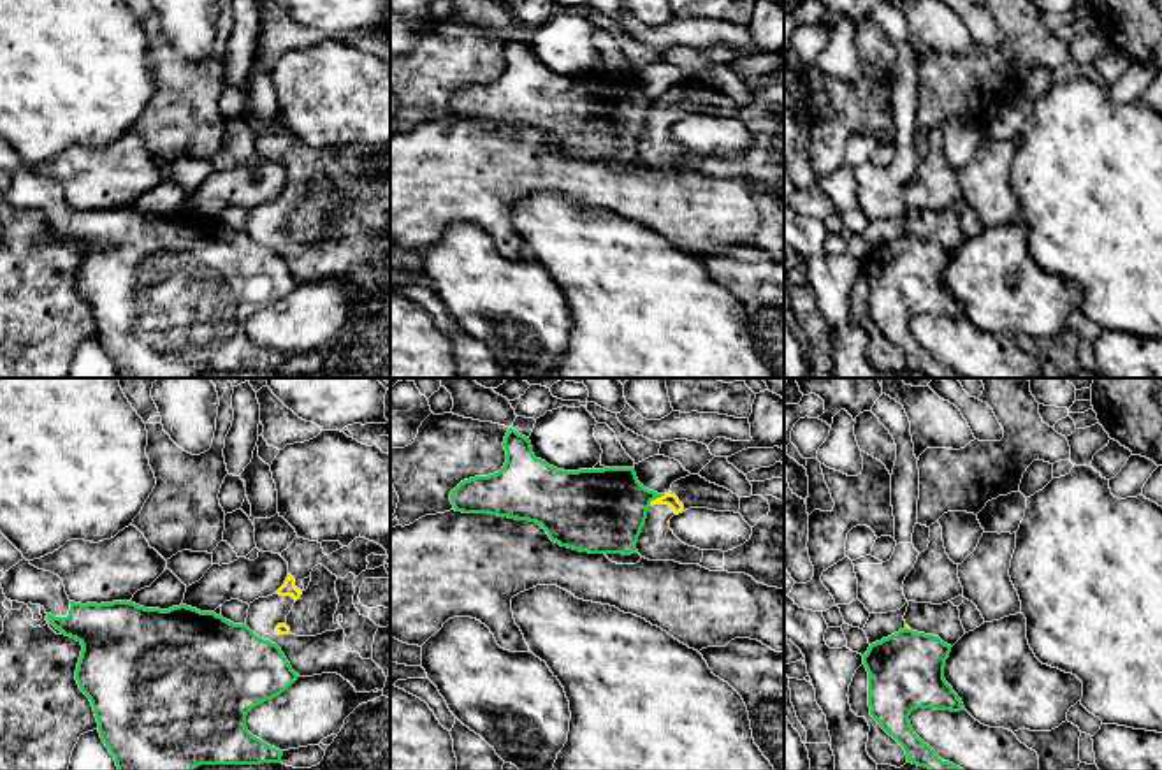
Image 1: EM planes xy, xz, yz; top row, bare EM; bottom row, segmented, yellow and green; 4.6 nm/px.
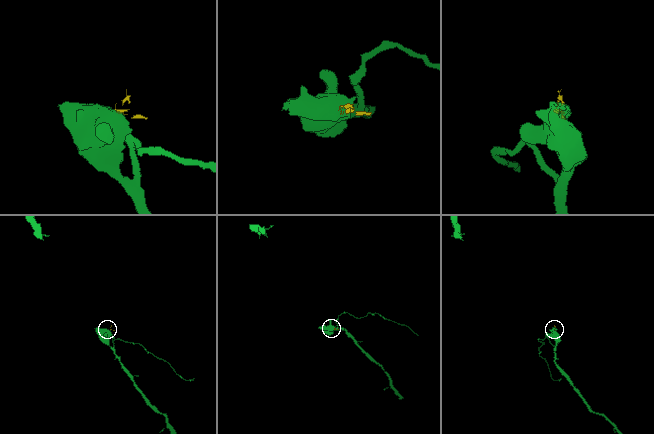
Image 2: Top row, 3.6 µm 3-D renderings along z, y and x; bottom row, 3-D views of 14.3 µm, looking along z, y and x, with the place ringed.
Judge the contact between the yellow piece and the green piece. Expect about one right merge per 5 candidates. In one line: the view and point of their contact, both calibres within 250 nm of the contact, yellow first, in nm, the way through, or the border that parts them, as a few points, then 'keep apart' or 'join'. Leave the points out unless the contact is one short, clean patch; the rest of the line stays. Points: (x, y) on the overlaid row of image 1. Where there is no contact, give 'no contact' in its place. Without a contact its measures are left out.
xz (658, 498) | 60/380 nm | along xz (665, 494), (649, 505) | keep apart

